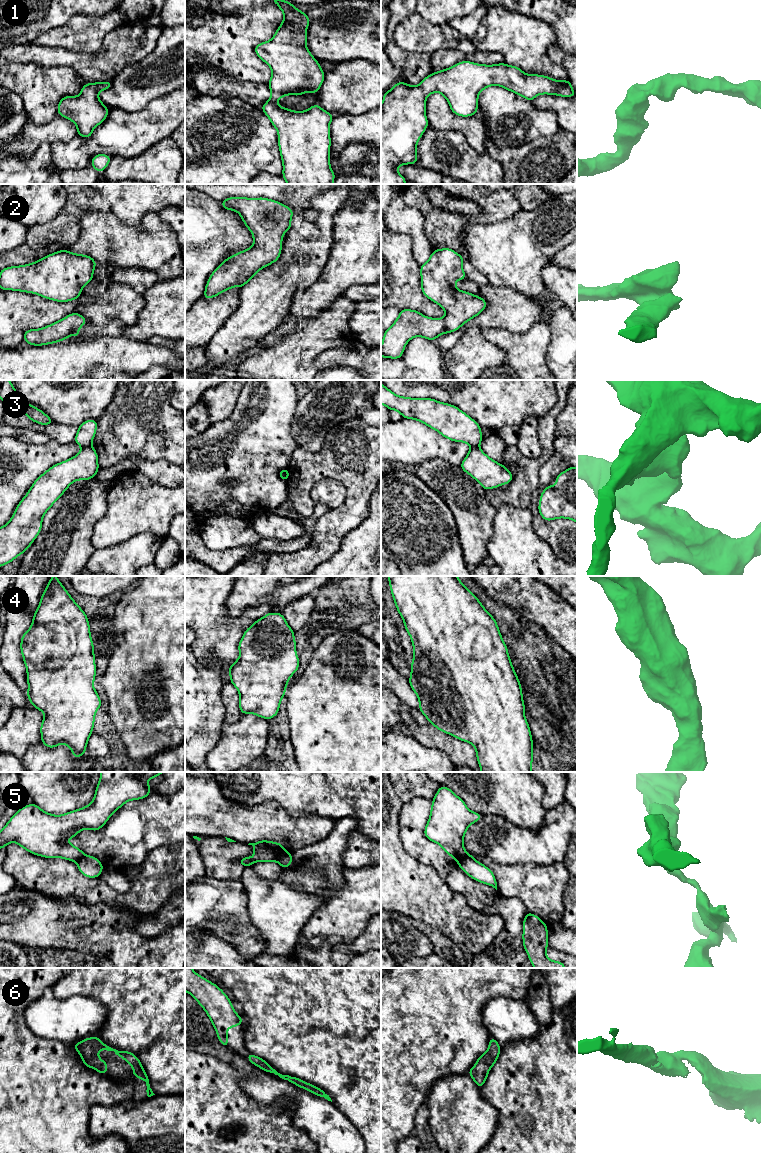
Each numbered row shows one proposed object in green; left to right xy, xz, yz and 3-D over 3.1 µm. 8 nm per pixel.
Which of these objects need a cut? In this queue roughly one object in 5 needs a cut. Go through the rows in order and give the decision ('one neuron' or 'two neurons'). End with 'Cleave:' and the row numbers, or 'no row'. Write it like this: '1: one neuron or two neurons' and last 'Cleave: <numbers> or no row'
1: one neuron
2: one neuron
3: two neurons
4: one neuron
5: two neurons
6: one neuron
Cleave: 3, 5

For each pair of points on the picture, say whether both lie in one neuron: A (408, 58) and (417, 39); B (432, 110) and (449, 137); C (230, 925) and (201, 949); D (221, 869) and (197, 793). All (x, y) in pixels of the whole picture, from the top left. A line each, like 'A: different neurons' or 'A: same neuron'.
A: different neurons
B: different neurons
C: different neurons
D: different neurons

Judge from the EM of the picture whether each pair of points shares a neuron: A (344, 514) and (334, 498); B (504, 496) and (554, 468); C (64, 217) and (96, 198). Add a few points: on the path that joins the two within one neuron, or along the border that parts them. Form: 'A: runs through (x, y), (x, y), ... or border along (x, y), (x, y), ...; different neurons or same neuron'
A: border along (343, 484), (345, 488), (344, 502), (330, 510); different neurons
B: border along (549, 456), (539, 470), (539, 486), (530, 499); different neurons
C: runs through (72, 210), (83, 199), (88, 199); same neuron

